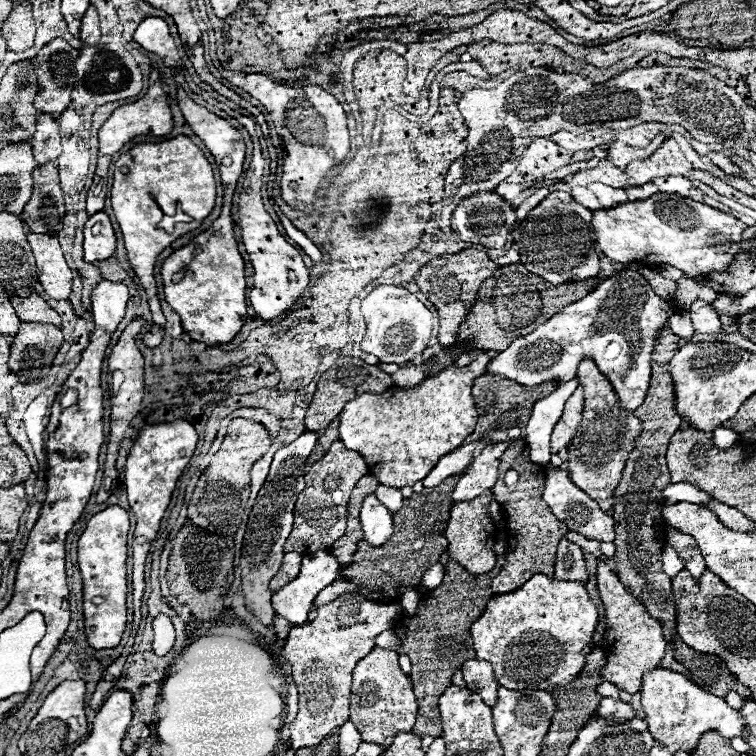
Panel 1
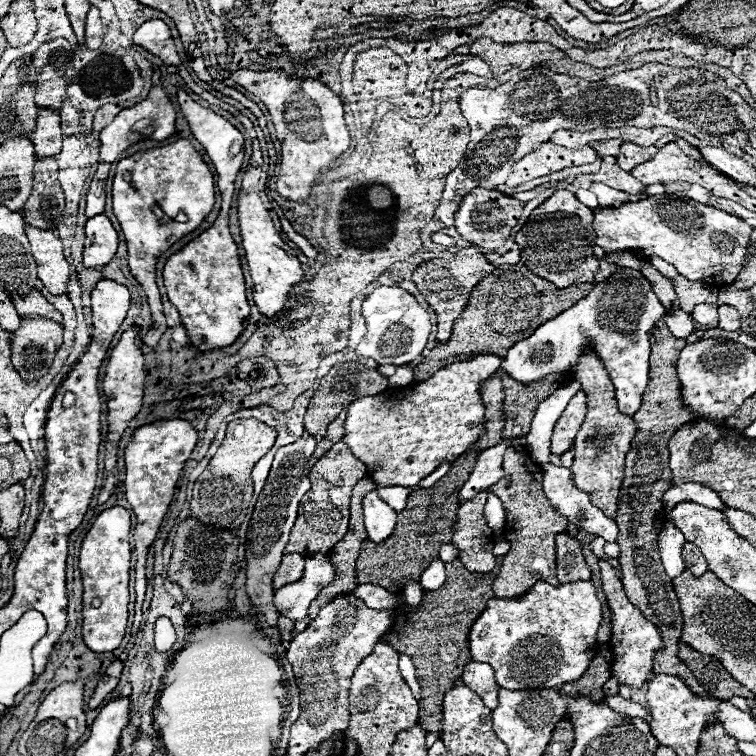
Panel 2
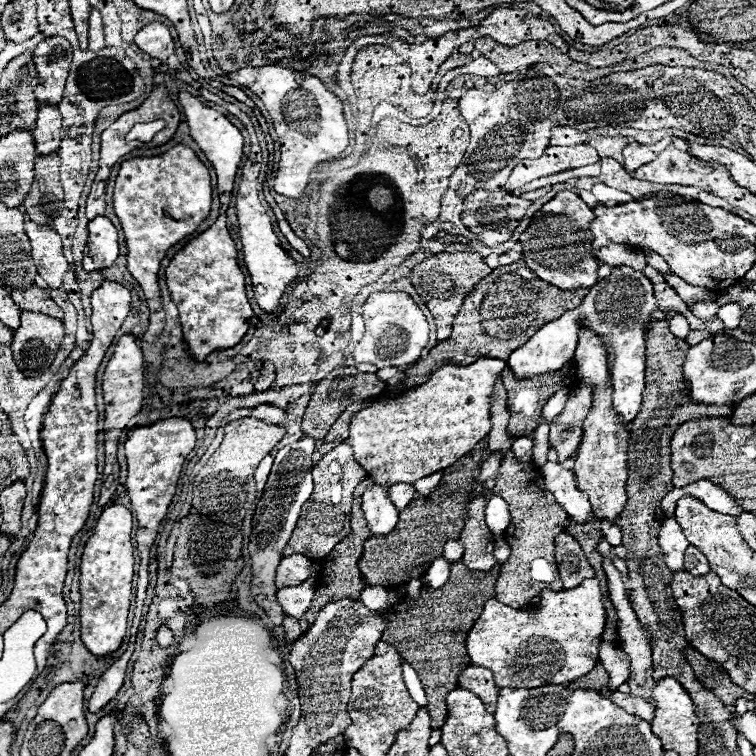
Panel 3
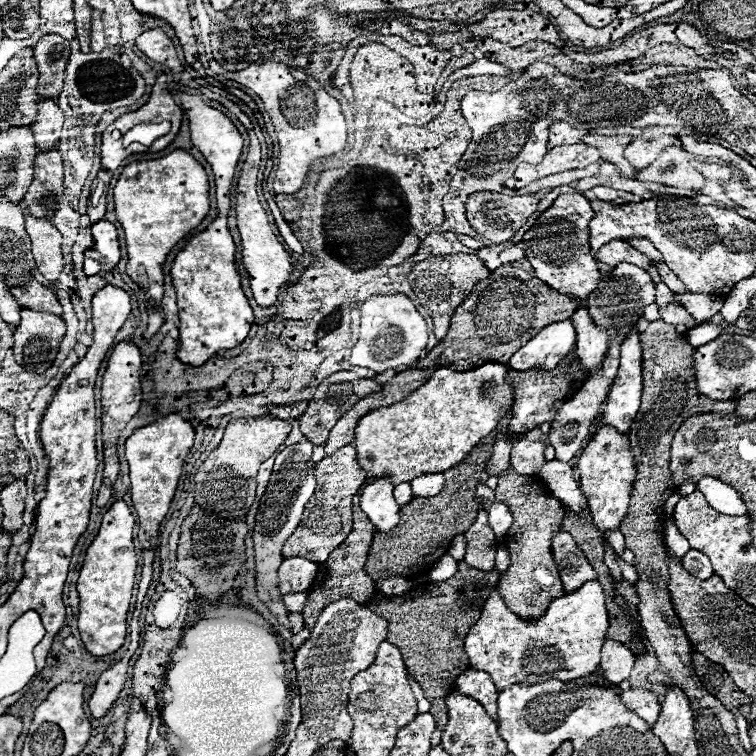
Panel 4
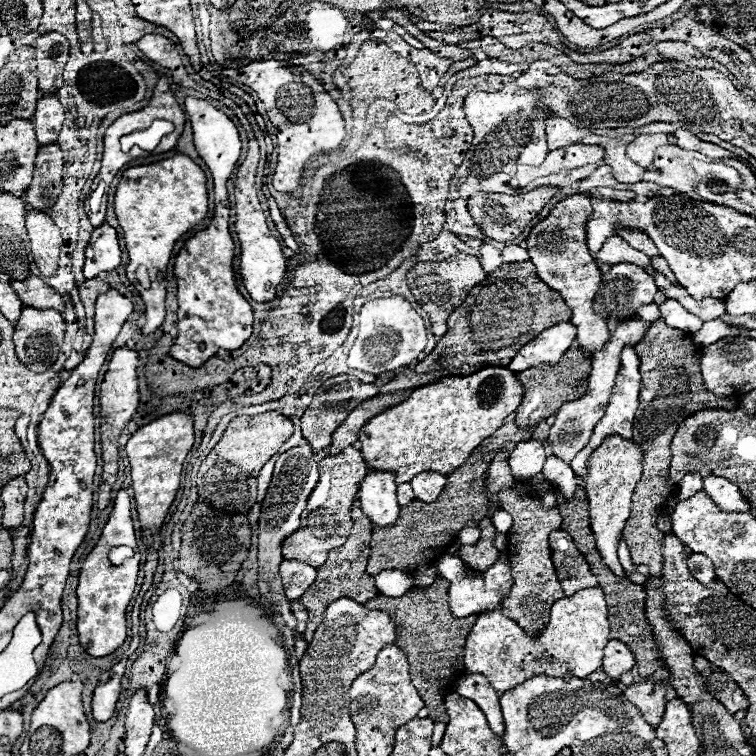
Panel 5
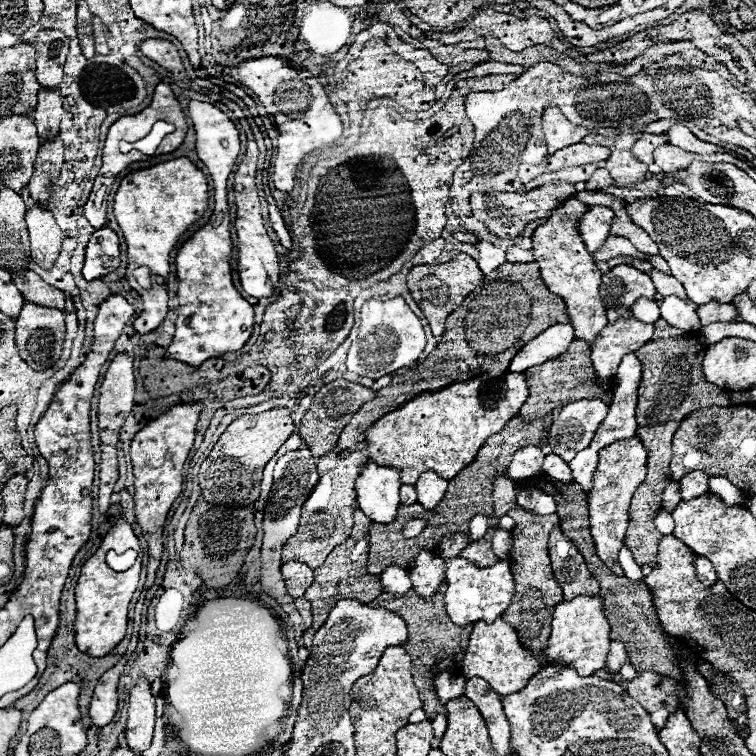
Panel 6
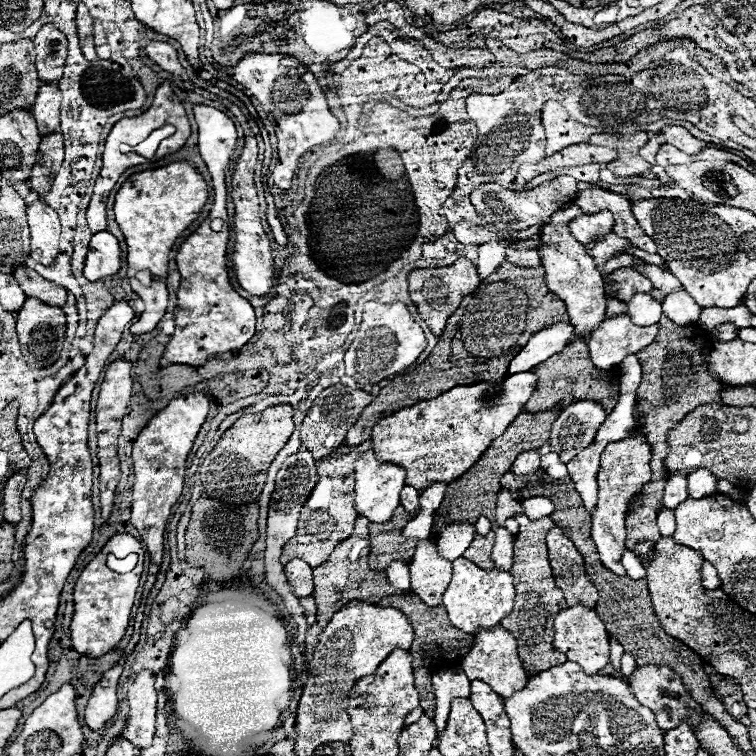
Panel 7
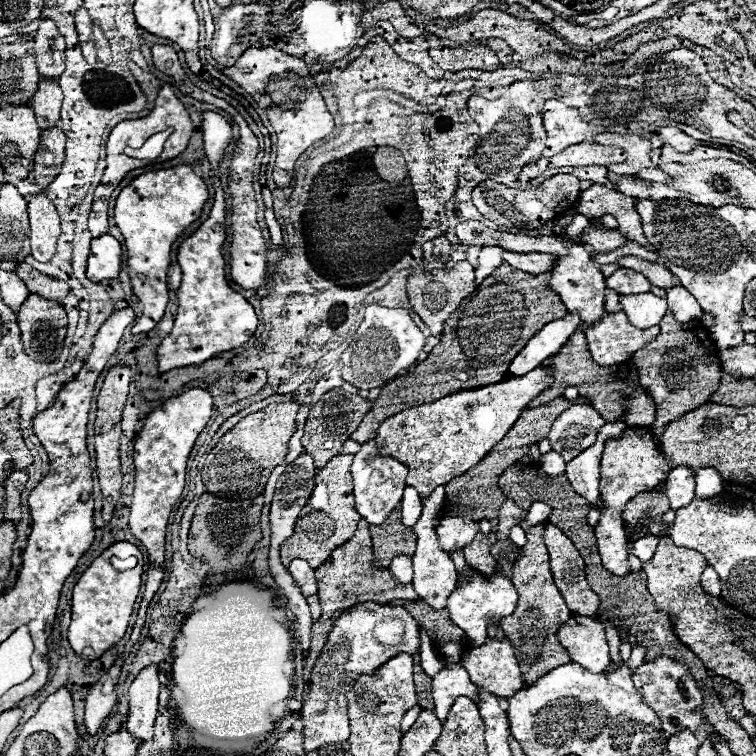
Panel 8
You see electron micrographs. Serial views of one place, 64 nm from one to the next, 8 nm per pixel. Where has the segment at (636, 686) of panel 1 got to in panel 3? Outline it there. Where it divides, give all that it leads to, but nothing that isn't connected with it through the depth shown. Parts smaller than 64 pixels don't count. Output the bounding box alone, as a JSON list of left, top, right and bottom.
[602,558,652,686]

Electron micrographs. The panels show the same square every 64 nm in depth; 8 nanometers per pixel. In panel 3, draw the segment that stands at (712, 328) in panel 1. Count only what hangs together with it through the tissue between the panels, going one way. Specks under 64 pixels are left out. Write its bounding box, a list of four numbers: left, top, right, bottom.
[690,302,718,320]

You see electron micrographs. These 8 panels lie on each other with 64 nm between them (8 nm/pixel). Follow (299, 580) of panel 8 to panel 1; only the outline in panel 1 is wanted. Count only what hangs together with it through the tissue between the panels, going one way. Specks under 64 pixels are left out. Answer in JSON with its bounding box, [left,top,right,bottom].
[270,552,302,592]

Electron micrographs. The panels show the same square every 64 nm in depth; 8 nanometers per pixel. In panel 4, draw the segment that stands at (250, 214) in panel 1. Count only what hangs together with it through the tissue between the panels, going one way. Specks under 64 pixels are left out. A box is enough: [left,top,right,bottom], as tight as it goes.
[236,170,294,308]

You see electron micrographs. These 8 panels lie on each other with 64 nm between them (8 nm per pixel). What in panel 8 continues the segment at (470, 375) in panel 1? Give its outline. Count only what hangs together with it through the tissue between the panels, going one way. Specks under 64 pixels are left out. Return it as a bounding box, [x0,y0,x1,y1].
[376,358,552,498]

